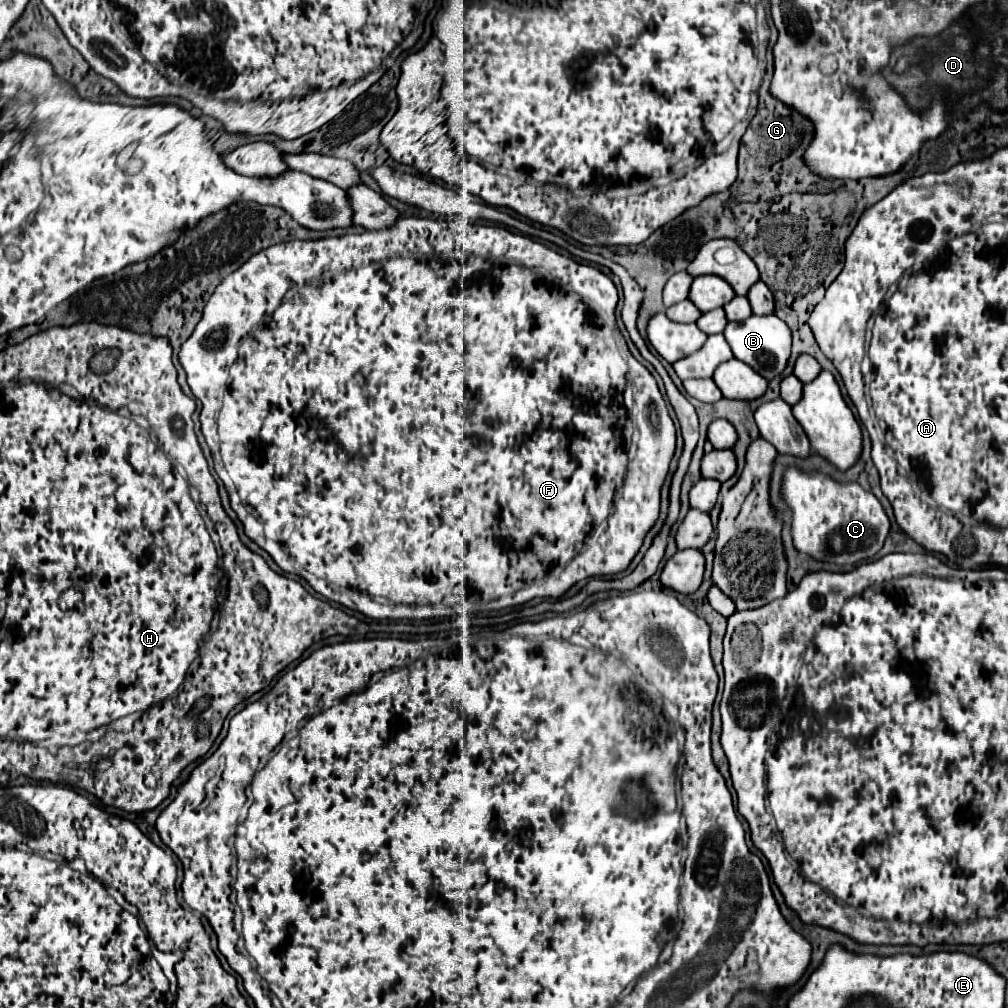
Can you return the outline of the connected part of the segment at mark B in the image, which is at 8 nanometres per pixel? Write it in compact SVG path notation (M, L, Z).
M752 314L750 318L746 318L742 322L728 322L724 336L732 348L734 358L738 358L738 360L746 362L748 366L752 366L754 370L758 370L758 374L762 374L766 380L778 376L786 368L786 362L790 358L792 336L790 336L790 328L776 314L768 314L768 316Z

